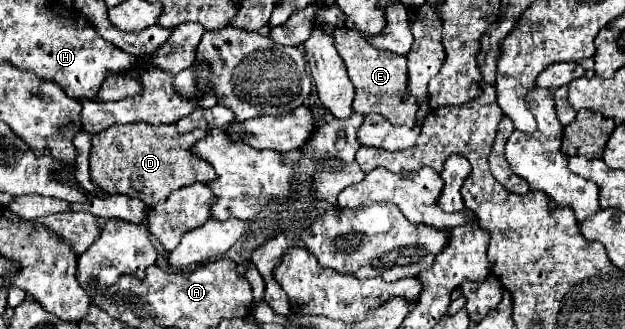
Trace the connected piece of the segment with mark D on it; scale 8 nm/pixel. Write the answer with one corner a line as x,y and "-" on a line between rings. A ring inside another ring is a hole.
114,124
92,136
90,180
108,194
138,196
146,206
156,206
176,188
216,178
214,168
190,152
190,146
202,136
204,130
178,134
176,126
172,124

